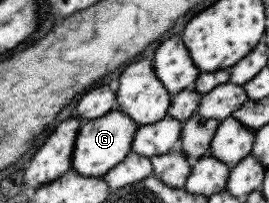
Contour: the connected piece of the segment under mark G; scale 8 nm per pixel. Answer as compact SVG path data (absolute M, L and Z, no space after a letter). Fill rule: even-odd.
M117 108L101 117L83 121L73 143L71 169L75 169L83 177L102 177L109 169L123 161L123 158L129 153L137 129L137 125Z

